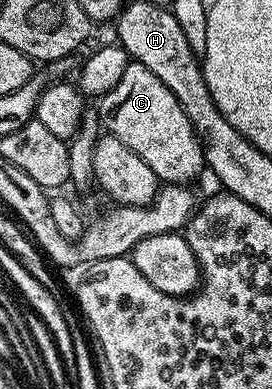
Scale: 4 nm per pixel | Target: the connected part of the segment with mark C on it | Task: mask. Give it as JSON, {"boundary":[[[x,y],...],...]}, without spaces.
{"boundary":[[[130,63],[127,71],[123,71],[123,79],[100,98],[99,112],[108,136],[123,139],[155,171],[158,182],[189,183],[206,168],[200,140],[176,95],[147,67]]]}

